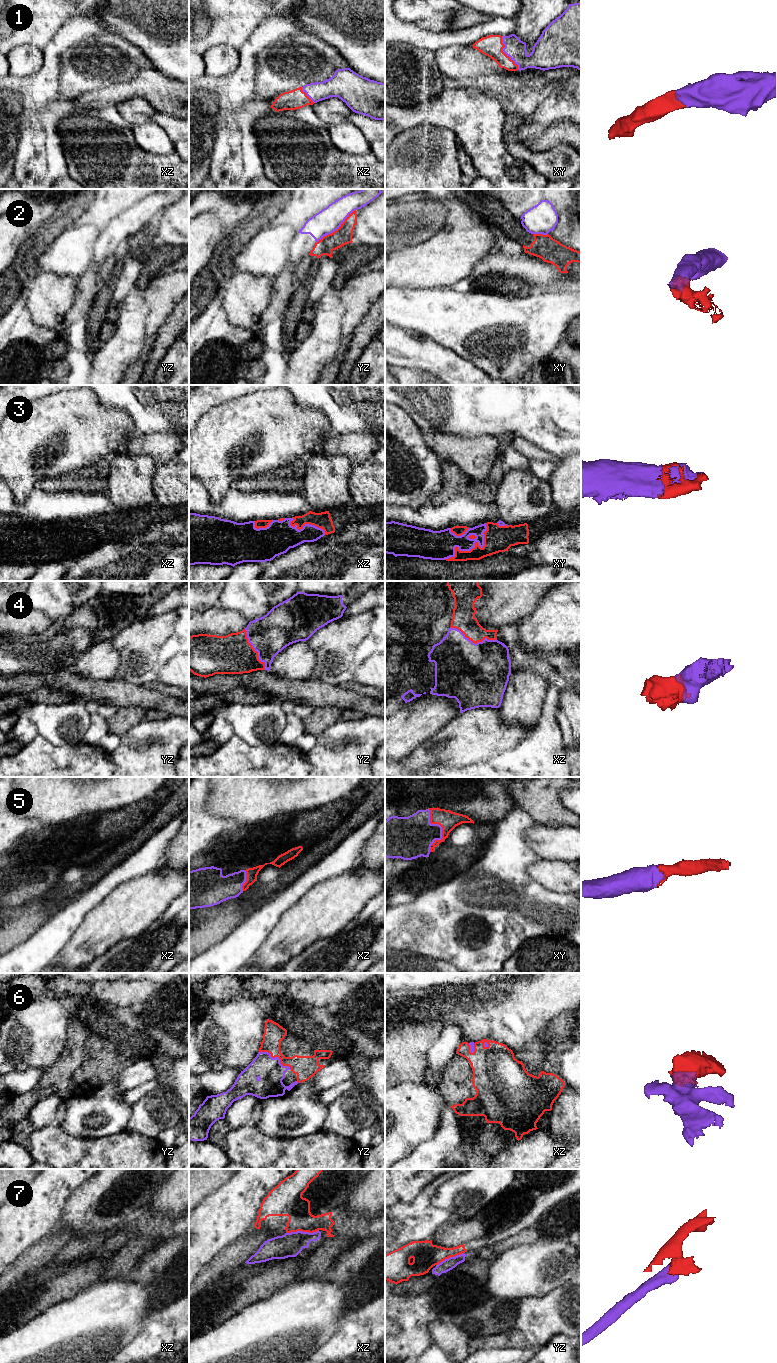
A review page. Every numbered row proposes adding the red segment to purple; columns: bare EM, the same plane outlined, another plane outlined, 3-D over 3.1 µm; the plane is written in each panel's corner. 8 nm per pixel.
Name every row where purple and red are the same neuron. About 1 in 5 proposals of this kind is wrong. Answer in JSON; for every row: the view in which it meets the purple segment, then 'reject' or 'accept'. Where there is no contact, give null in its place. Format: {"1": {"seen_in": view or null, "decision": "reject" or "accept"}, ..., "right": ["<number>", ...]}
{"1": {"seen_in": "xy", "decision": "accept"}, "2": {"seen_in": "yz", "decision": "reject"}, "3": {"seen_in": "xy", "decision": "accept"}, "4": {"seen_in": "xz", "decision": "accept"}, "5": {"seen_in": "xy", "decision": "accept"}, "6": {"seen_in": "yz", "decision": "accept"}, "7": {"seen_in": "xz", "decision": "reject"}, "right": ["1", "3", "4", "5", "6"]}

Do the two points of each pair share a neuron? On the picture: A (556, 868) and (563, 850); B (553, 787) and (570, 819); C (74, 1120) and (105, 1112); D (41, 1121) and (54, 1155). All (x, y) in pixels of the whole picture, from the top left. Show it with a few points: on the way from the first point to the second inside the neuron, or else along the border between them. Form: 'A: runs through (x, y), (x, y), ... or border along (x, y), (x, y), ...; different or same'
A: border along (540, 858), (570, 863); different
B: runs through (553, 795), (553, 803), (562, 812); same
C: runs through (82, 1119), (97, 1116); same
D: border along (56, 1123), (35, 1129); different

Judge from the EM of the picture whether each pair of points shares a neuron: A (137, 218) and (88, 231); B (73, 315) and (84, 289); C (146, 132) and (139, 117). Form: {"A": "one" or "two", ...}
{"A": "two", "B": "one", "C": "two"}

